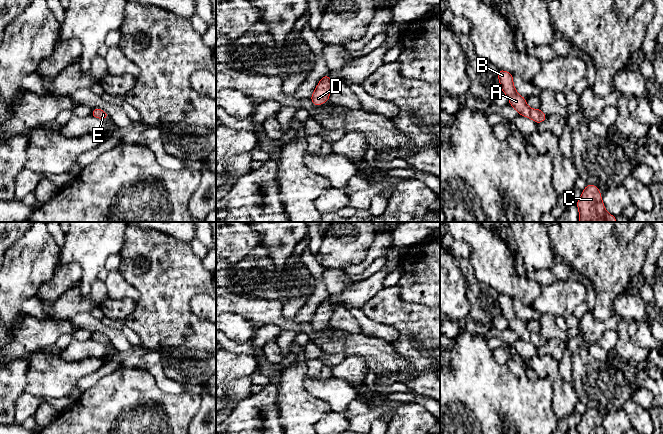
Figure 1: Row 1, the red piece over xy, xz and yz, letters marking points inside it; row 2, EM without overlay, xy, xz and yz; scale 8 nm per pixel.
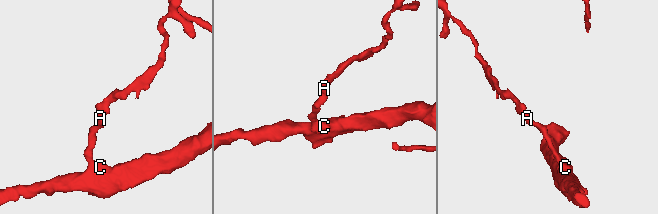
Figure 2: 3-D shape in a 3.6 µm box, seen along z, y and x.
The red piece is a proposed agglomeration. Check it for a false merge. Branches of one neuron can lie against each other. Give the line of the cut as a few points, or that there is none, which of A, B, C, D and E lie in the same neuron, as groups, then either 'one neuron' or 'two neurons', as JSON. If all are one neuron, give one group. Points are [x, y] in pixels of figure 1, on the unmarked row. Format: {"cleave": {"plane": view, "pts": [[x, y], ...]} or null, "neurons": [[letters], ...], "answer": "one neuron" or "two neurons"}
{"cleave": null, "neurons": [["A", "B", "C", "D", "E"]], "answer": "one neuron"}

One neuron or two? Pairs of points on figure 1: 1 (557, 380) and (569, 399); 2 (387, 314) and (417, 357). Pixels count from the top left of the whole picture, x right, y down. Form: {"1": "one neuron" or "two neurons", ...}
{"1": "one neuron", "2": "one neuron"}

